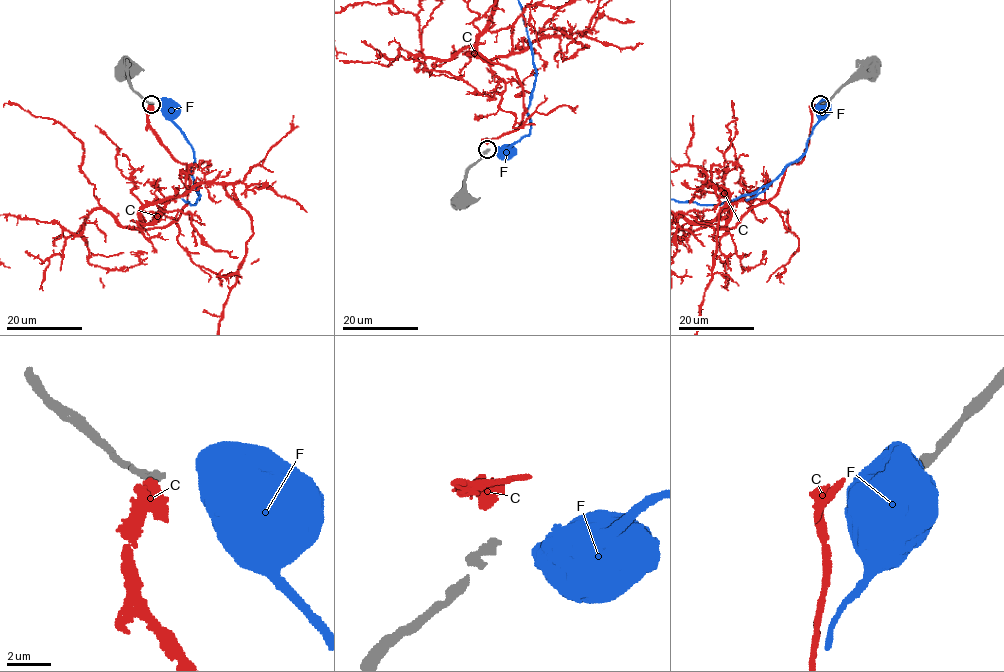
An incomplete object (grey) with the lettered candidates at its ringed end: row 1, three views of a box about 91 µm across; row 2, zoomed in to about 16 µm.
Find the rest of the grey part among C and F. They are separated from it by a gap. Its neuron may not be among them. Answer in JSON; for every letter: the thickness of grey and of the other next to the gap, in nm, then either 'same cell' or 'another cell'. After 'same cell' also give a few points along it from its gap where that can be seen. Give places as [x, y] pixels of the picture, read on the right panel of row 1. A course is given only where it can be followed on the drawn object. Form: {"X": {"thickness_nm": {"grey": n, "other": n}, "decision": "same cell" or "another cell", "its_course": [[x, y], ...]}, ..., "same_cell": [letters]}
{"C": {"thickness_nm": {"grey": 400, "other": 380}, "decision": "same cell"}, "F": {"thickness_nm": {"grey": 400, "other": 850}, "decision": "another cell"}, "same_cell": ["C"]}

